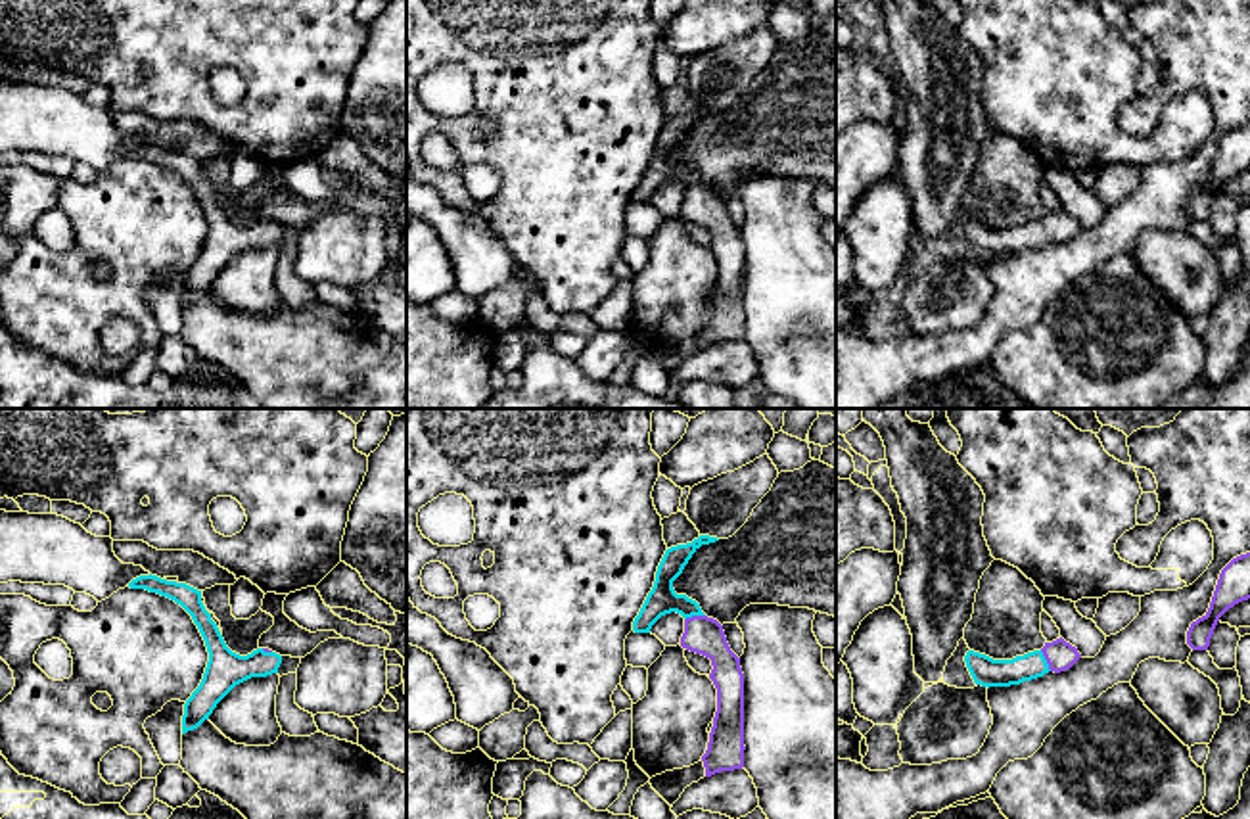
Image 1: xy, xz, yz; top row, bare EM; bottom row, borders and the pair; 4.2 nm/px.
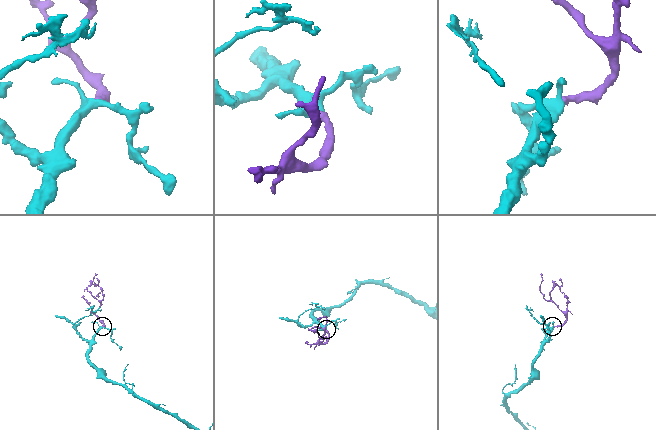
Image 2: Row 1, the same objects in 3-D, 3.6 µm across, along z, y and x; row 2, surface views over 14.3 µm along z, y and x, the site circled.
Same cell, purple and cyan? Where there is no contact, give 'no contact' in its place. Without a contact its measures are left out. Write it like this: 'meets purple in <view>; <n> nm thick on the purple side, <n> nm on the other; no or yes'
meets purple in xz; 160 nm thick on the purple side, 120 nm on the other; yes

